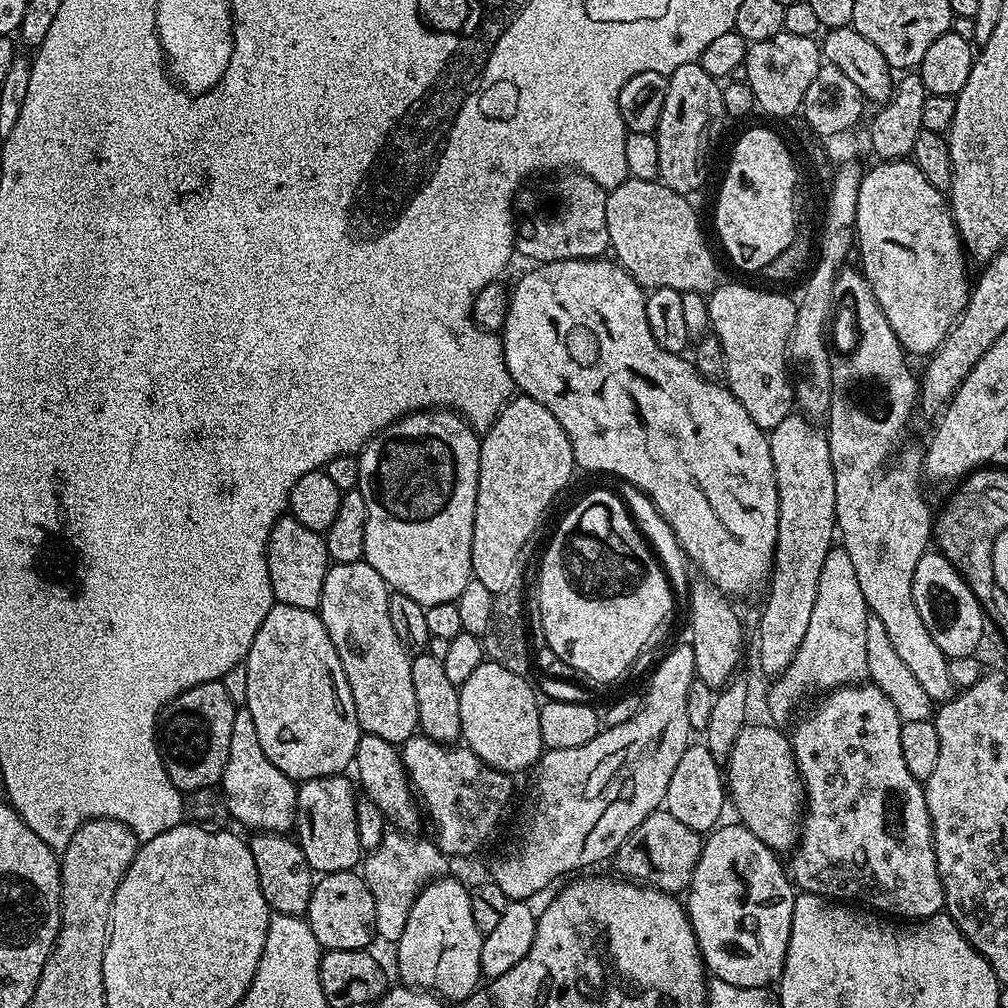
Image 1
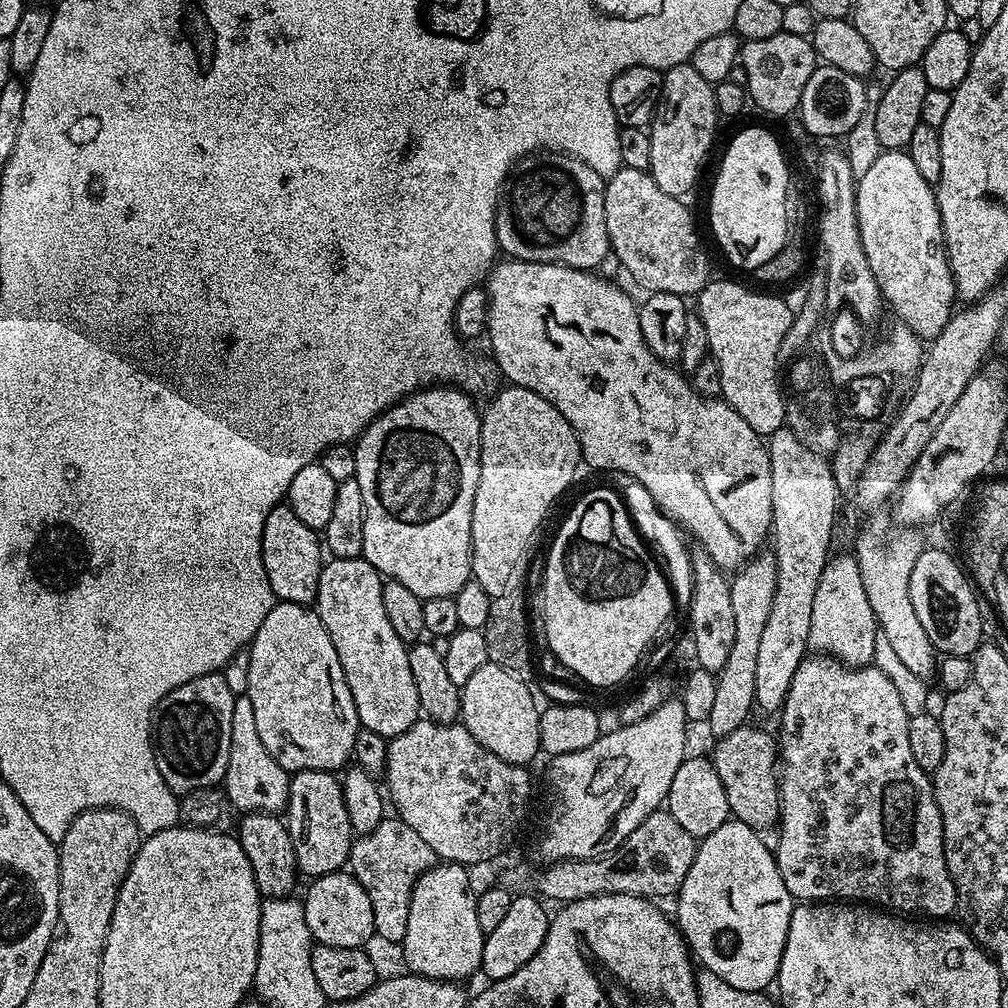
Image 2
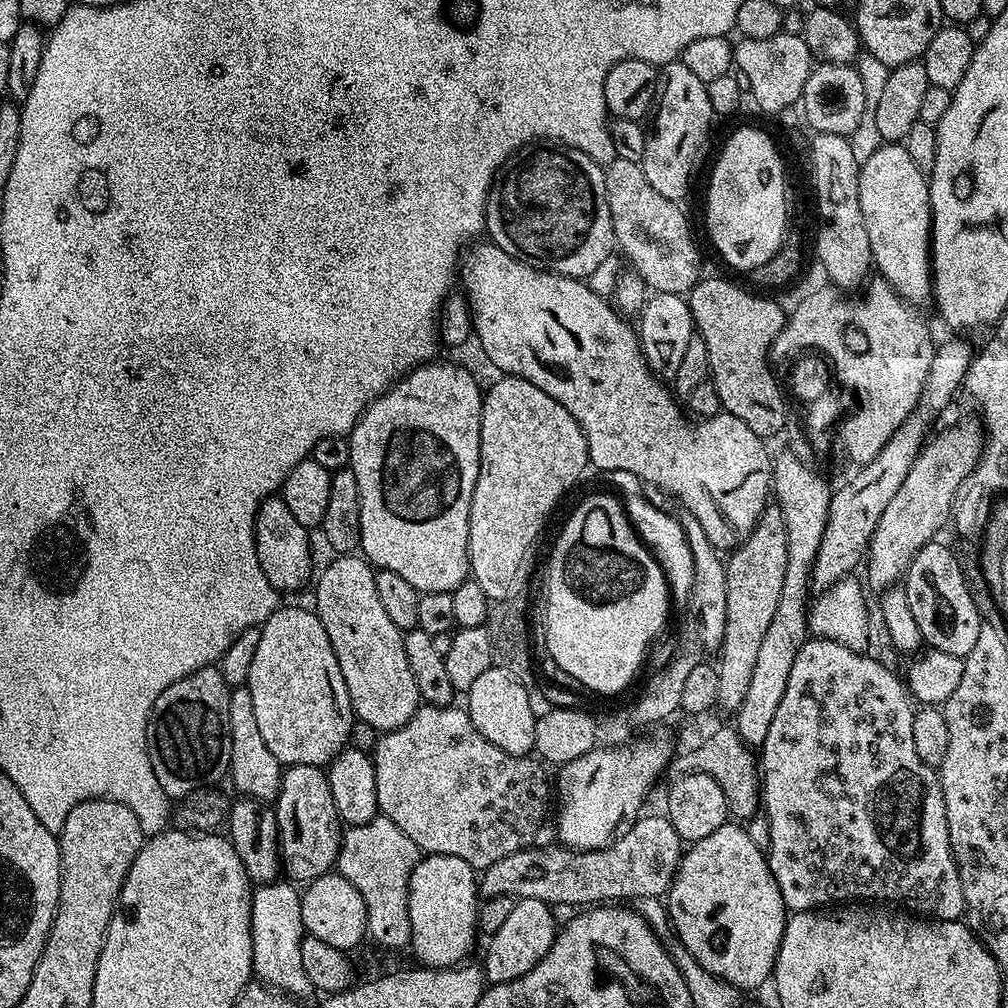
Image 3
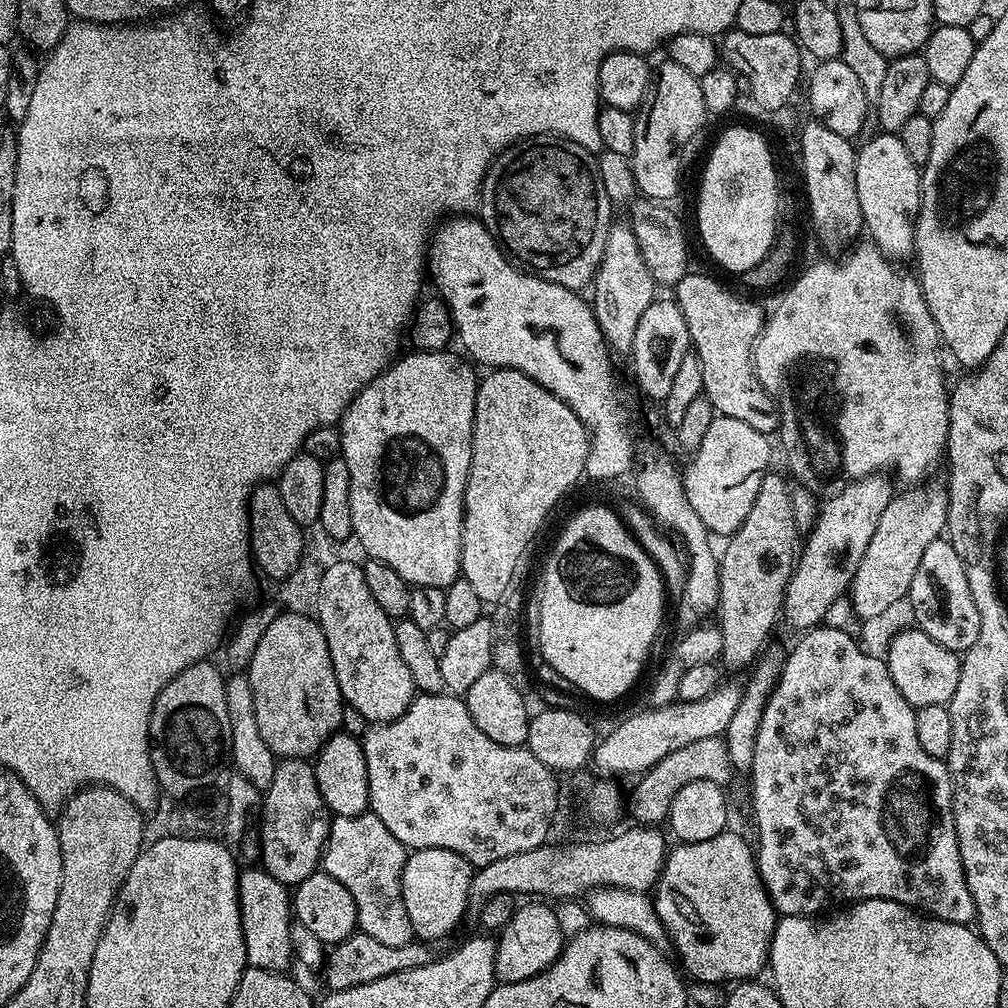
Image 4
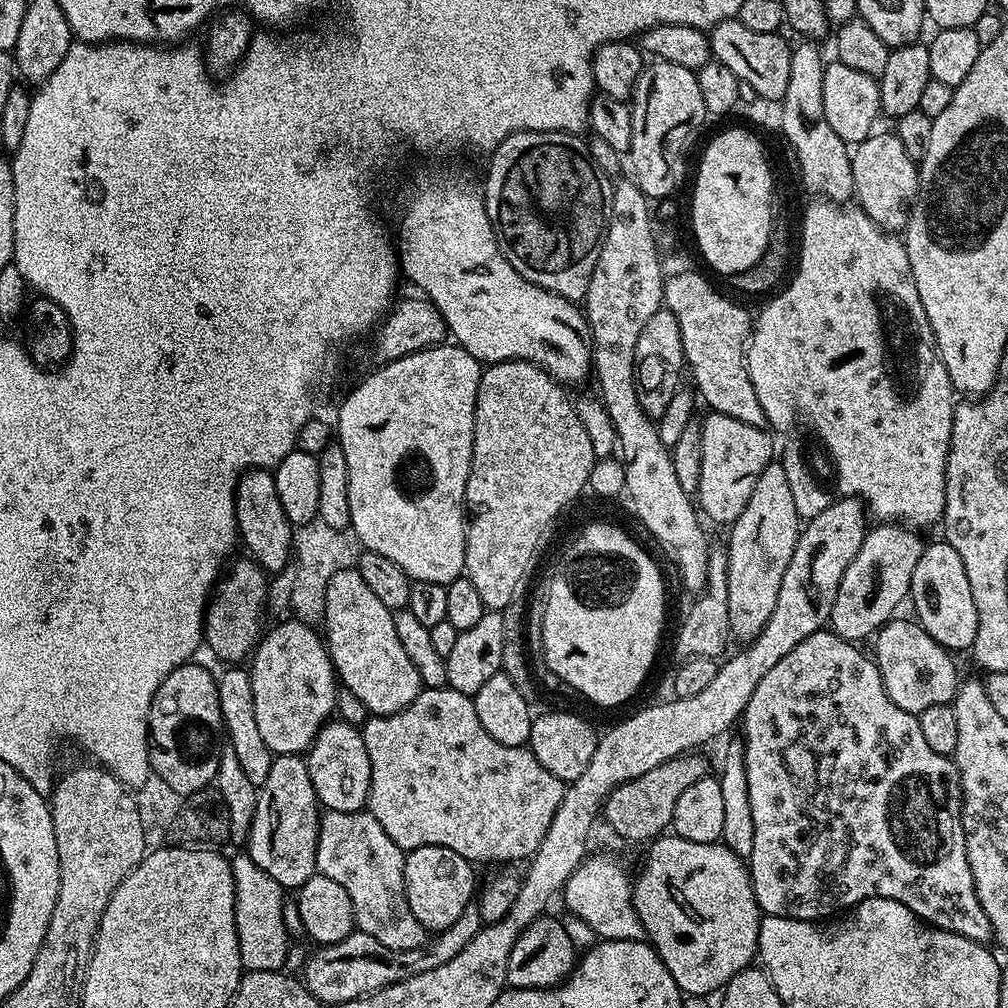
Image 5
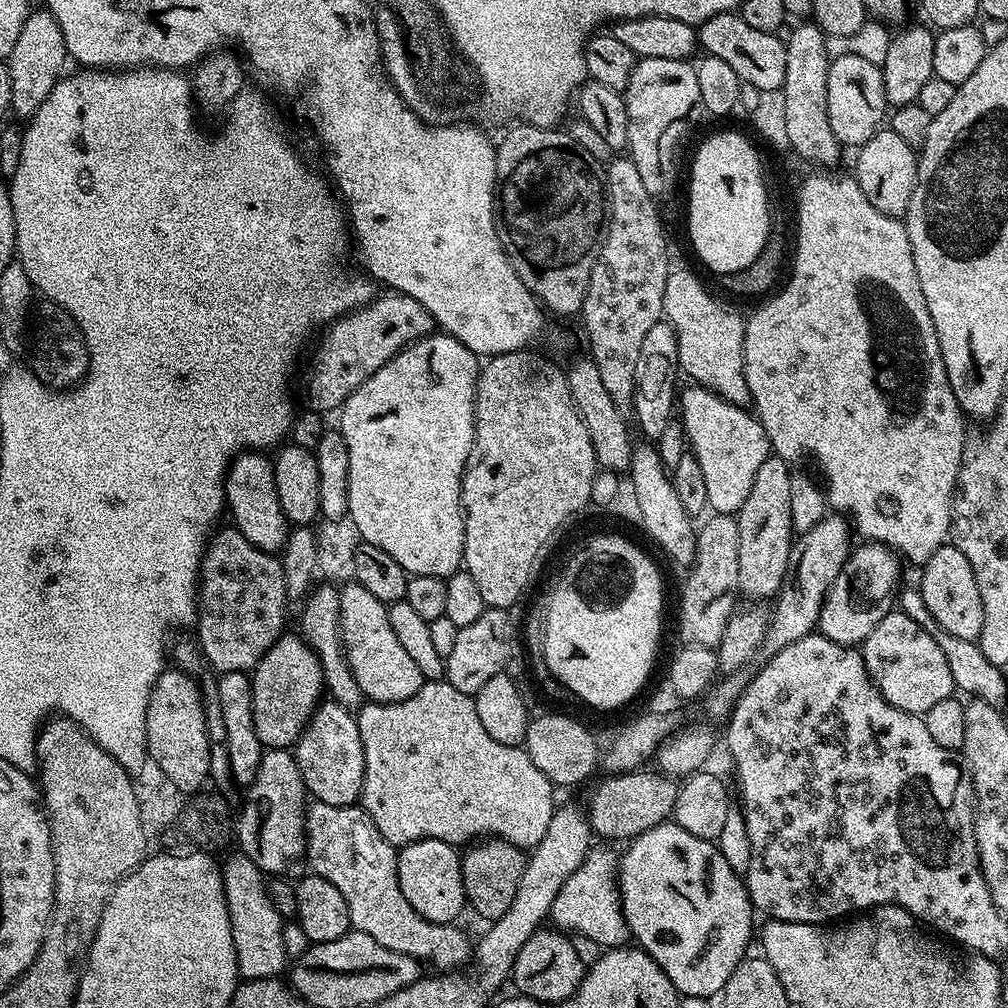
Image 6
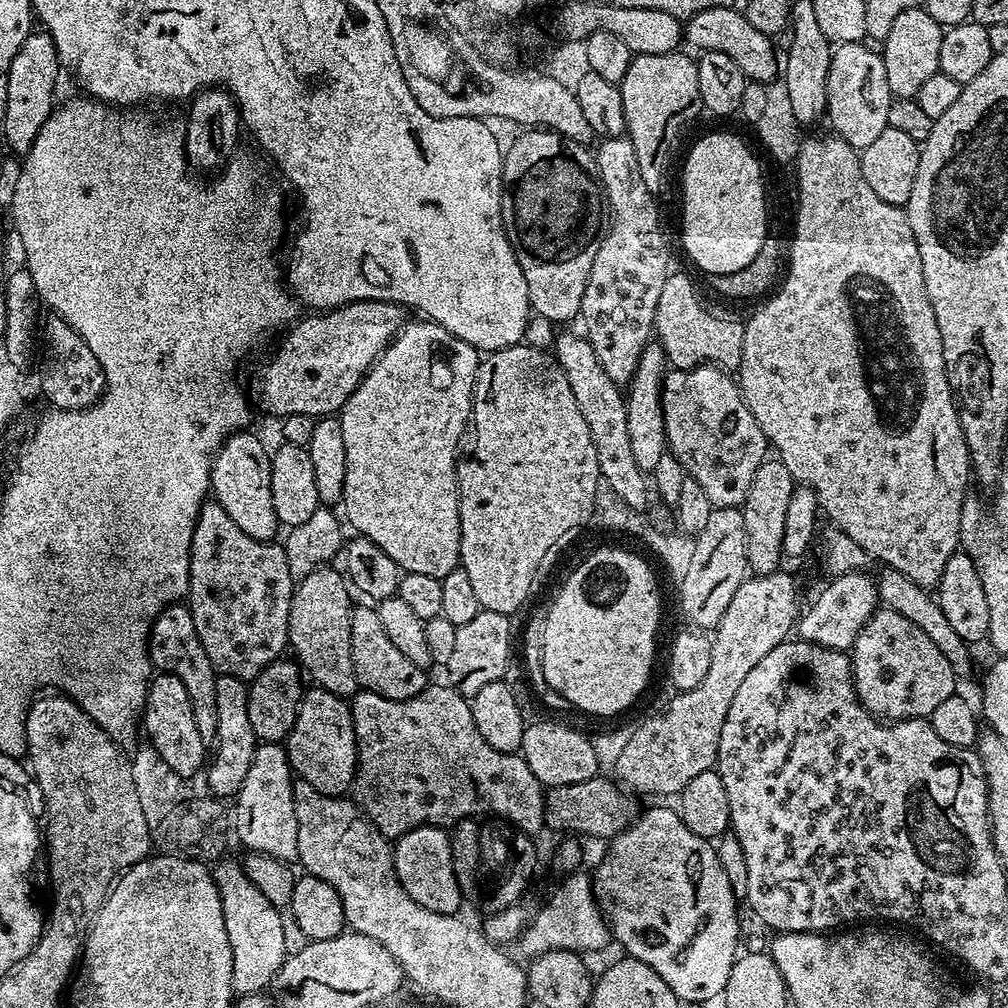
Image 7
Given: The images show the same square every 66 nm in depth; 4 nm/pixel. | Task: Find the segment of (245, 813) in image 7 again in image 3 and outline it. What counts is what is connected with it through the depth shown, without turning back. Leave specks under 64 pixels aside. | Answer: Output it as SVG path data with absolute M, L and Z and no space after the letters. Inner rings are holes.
M319 764L287 765L274 807L283 875L292 882L307 882L333 871L340 853L342 821L334 806L334 794L330 794L327 771Z

